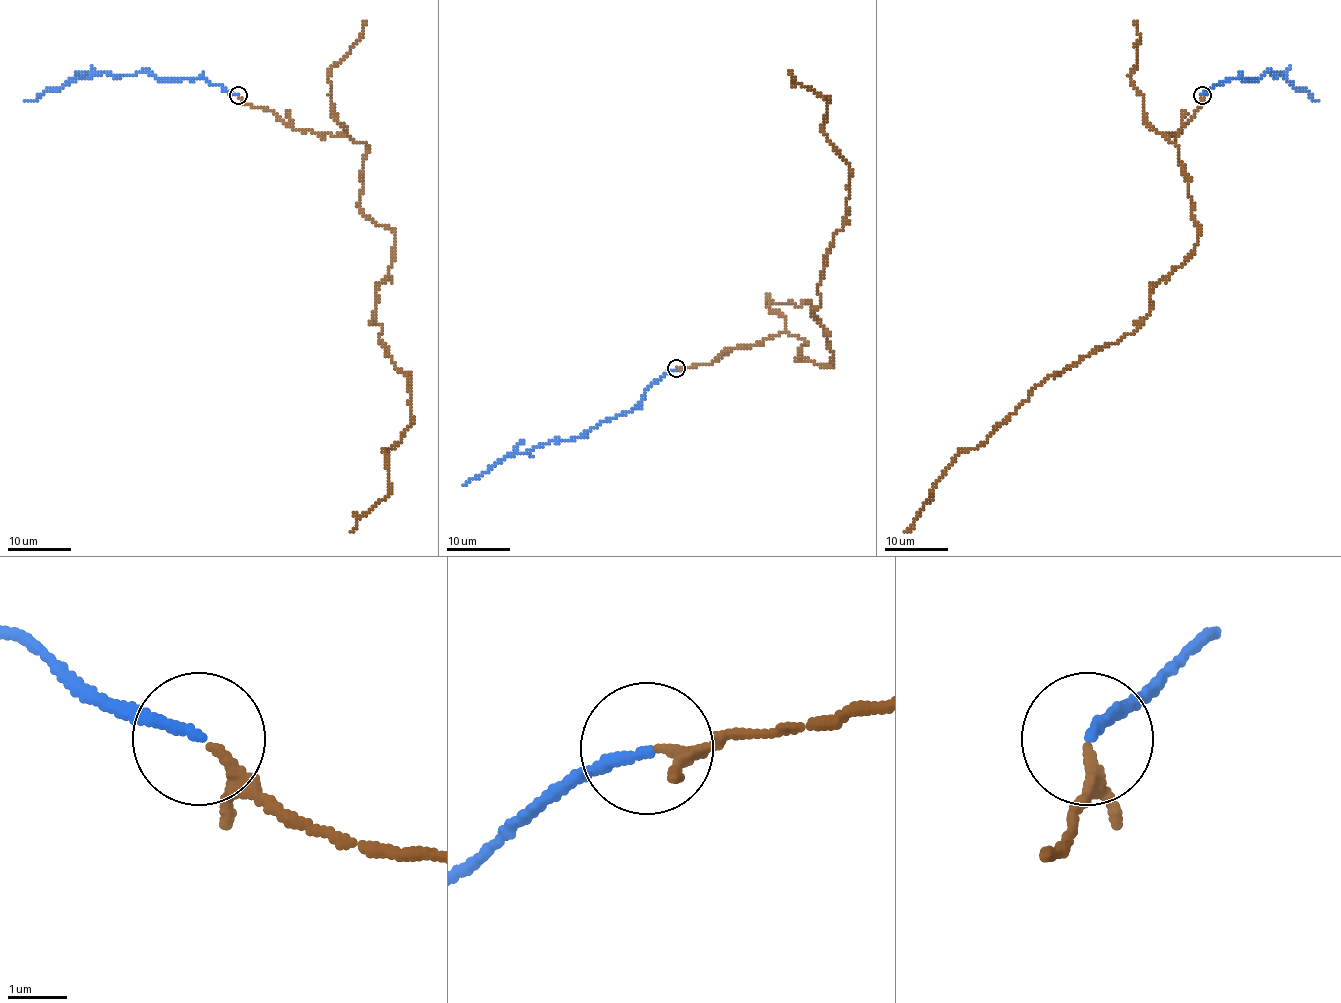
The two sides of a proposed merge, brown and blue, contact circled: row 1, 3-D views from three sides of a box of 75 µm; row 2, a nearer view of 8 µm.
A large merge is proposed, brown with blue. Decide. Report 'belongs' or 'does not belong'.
belongs

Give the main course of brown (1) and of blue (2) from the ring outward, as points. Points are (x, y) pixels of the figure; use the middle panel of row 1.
1: (677, 368), (787, 331), (795, 358), (832, 365), (811, 310), (850, 167), (829, 100), (789, 70)
2: (676, 368), (665, 373), (628, 412), (598, 424), (571, 440), (551, 441), (526, 452), (515, 452), (464, 484)

